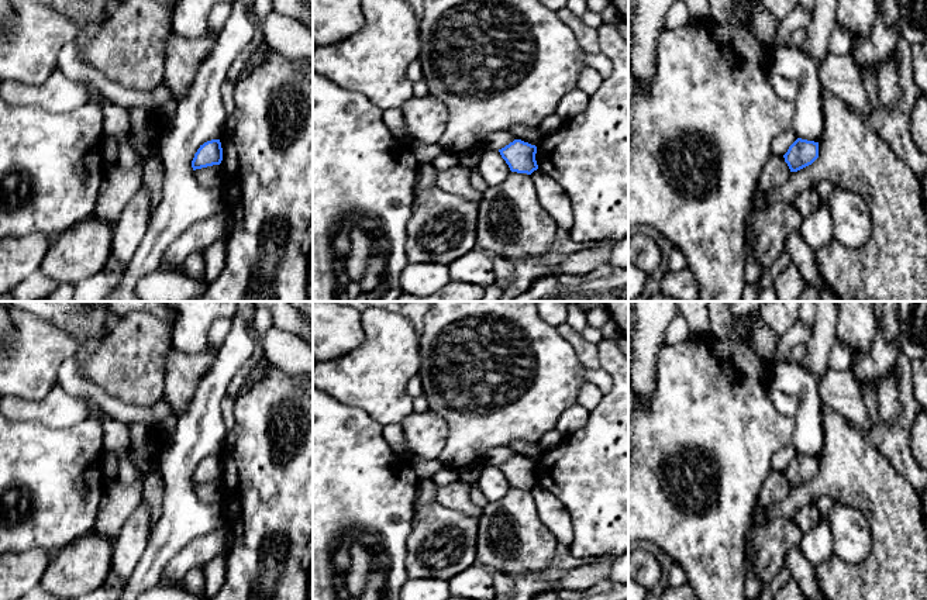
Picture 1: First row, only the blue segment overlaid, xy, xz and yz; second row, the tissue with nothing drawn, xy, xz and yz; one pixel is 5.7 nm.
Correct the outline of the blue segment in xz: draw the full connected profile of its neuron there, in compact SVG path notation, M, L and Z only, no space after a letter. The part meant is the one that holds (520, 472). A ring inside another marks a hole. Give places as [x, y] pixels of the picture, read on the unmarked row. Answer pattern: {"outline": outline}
{"outline": "M514 455L504 463L499 465L511 487L531 490L538 485L535 469L537 462L521 455Z"}

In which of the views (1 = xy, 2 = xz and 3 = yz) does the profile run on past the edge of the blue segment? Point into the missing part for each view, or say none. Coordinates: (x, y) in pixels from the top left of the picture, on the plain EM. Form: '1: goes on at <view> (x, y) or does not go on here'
1: does not go on here
2: does not go on here
3: does not go on here

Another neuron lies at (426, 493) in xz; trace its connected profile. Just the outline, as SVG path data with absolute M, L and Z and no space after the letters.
M421 479L417 483L414 514L433 501L437 501L437 486L433 479Z

